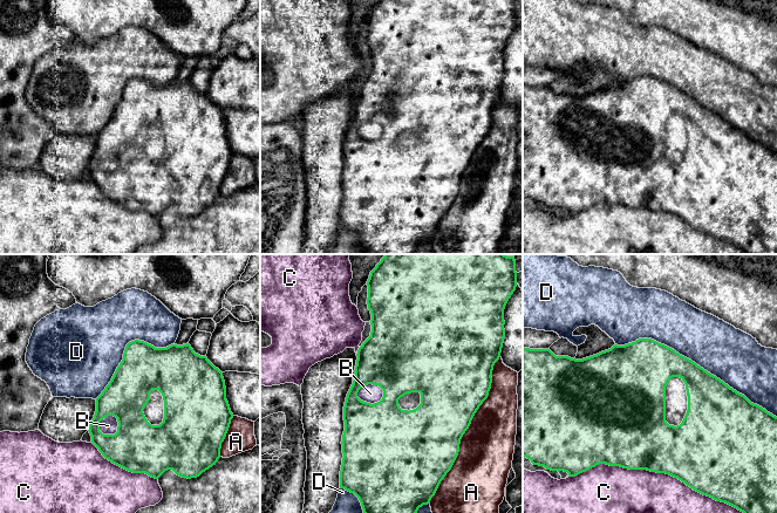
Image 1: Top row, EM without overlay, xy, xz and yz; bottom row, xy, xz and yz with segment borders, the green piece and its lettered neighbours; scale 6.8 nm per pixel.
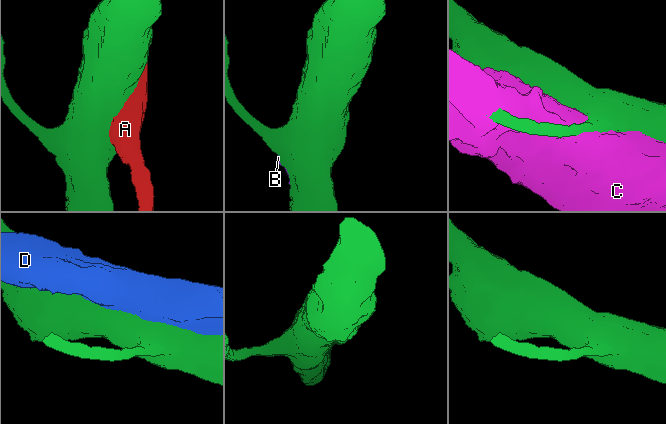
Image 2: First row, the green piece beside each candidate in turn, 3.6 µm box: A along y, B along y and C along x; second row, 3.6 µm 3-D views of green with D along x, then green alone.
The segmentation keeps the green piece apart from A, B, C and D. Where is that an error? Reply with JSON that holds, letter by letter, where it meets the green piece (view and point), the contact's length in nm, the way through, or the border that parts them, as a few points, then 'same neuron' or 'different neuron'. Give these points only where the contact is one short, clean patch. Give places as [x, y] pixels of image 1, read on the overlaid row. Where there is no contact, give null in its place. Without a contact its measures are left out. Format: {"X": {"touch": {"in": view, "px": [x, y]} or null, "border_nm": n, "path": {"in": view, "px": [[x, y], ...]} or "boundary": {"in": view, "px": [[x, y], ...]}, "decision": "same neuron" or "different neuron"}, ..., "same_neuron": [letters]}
{"A": {"touch": {"in": "xz", "px": [467, 429]}, "border_nm": 1100, "decision": "different neuron"}, "B": {"touch": {"in": "xz", "px": [368, 383]}, "border_nm": 200, "decision": "same neuron"}, "C": {"touch": {"in": "yz", "px": [656, 472]}, "border_nm": 1200, "decision": "different neuron"}, "D": {"touch": {"in": "yz", "px": [695, 363]}, "border_nm": 1200, "decision": "different neuron"}, "same_neuron": ["B"]}

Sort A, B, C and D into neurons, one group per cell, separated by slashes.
A / B / C / D

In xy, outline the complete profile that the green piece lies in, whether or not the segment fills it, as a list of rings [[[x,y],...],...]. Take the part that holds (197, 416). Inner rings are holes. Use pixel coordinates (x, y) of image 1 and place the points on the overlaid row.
[[[135,340],[127,344],[111,381],[96,398],[96,411],[88,431],[102,456],[129,472],[158,479],[165,471],[172,470],[177,476],[191,479],[216,465],[232,418],[223,372],[206,356],[196,354],[189,343],[155,348]],[[152,390],[158,390],[164,401],[164,418],[159,425],[151,425],[143,412]]]

